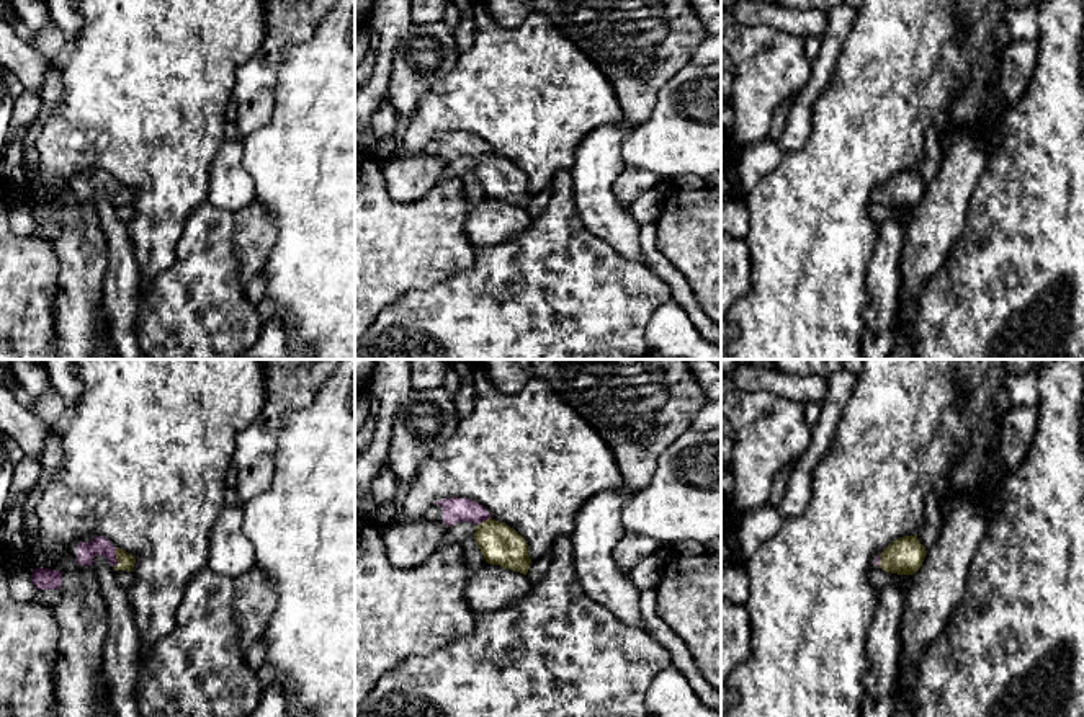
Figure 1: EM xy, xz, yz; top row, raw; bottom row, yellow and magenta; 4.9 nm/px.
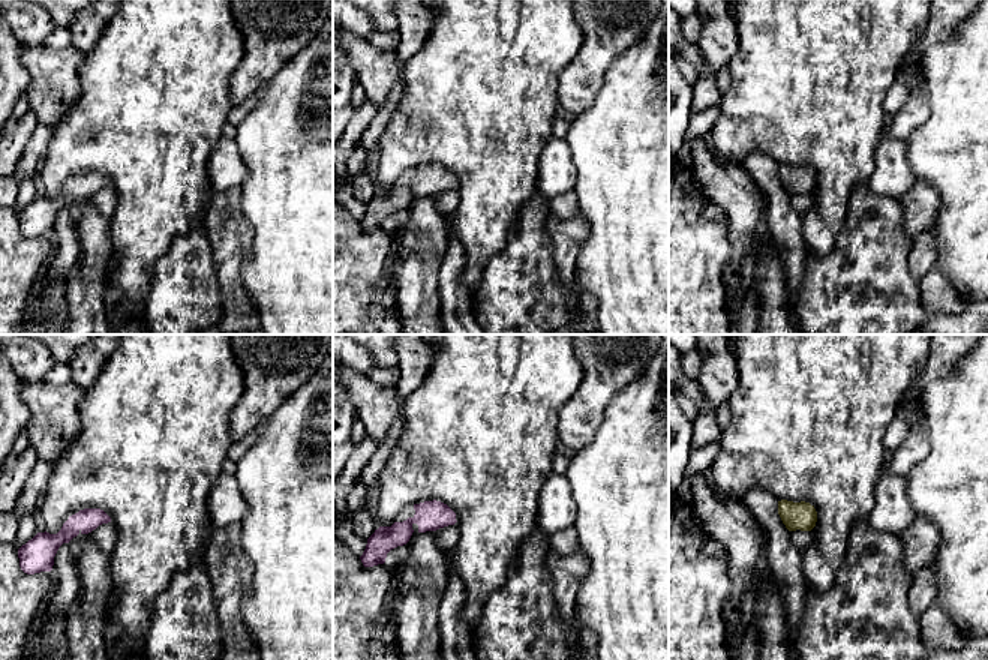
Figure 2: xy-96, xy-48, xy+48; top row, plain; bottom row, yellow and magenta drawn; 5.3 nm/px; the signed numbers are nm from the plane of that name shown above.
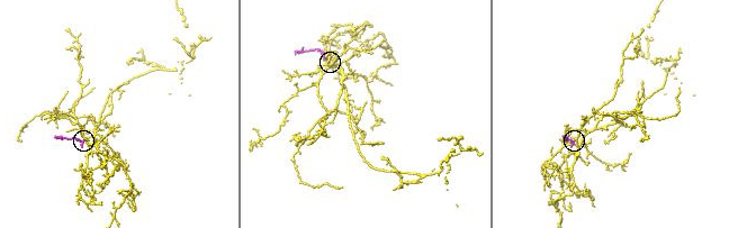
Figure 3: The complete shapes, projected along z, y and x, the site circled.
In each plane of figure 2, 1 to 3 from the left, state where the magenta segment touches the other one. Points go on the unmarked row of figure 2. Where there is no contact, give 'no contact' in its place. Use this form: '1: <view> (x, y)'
1: no contact
2: no contact
3: no contact

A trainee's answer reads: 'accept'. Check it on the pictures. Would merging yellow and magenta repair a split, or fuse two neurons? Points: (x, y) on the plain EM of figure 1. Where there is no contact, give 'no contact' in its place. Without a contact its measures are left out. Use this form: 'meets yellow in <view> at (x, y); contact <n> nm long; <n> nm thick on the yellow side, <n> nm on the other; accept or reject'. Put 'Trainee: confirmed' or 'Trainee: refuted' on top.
Trainee: confirmed
meets yellow in xy at (116, 191); contact 100 nm long; 80 nm thick on the yellow side, 100 nm on the other; accept

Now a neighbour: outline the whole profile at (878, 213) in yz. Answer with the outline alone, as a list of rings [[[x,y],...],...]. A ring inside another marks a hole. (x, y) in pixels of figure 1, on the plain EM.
[[[875,199],[870,204],[868,214],[875,224],[894,220],[907,227],[912,220],[912,209],[898,209],[898,207],[885,206],[880,199]]]

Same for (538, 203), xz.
[[[551,186],[546,188],[544,191],[541,191],[540,194],[530,198],[530,204],[526,207],[526,212],[531,217],[540,216],[546,209],[546,206],[549,204],[549,199],[551,199]]]

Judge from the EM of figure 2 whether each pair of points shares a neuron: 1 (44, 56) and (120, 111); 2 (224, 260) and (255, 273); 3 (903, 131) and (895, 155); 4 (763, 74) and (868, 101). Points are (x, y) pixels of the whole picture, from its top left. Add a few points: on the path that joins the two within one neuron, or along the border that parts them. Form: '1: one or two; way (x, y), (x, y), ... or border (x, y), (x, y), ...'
1: two; border (87, 51), (78, 66), (80, 95), (65, 114)
2: two; border (255, 236), (242, 272), (254, 302)
3: two; border (883, 135), (904, 143)
4: one; way (789, 75), (796, 77), (820, 101), (843, 101)

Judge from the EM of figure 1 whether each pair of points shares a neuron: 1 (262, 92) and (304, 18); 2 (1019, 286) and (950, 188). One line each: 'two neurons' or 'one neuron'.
1: one neuron
2: two neurons

